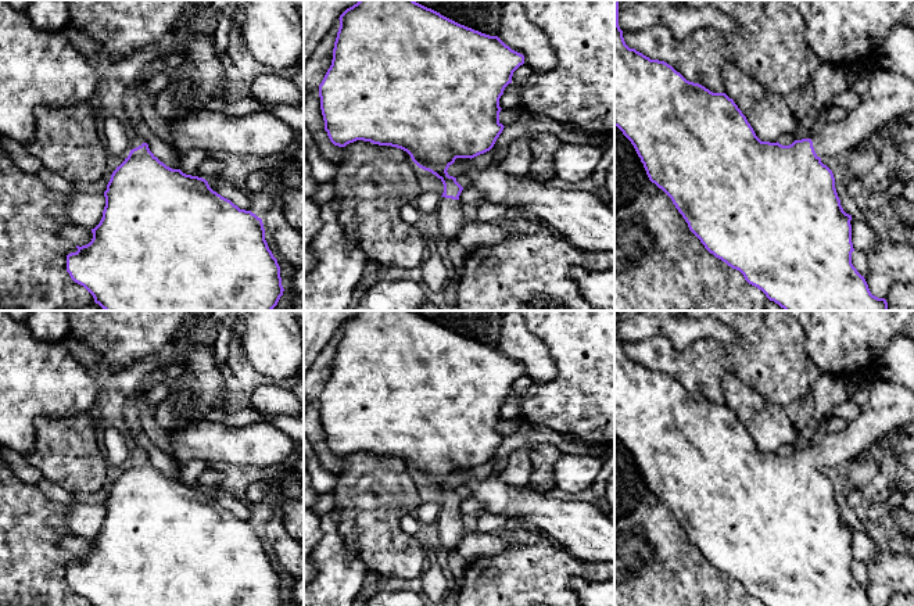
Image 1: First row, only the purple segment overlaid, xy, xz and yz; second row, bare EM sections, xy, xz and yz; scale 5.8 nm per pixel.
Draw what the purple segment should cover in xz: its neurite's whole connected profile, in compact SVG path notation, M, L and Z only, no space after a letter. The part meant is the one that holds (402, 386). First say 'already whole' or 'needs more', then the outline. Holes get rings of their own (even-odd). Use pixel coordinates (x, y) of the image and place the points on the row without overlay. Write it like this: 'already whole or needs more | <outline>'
needs more | M359 311L338 330L331 376L319 395L320 420L330 452L345 458L363 451L406 462L419 478L431 483L444 495L433 527L437 553L441 557L456 553L466 534L459 512L463 498L447 481L456 469L472 470L494 458L505 438L499 433L499 409L512 394L513 383L524 374L524 366L498 347L460 336L415 311Z

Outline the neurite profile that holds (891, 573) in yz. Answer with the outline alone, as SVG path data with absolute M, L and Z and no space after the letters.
M877 549L865 562L870 582L864 587L872 606L888 606L895 594L914 592L914 556Z

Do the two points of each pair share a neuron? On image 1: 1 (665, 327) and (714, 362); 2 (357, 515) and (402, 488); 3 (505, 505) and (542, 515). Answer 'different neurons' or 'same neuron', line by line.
1: different neurons
2: same neuron
3: same neuron

